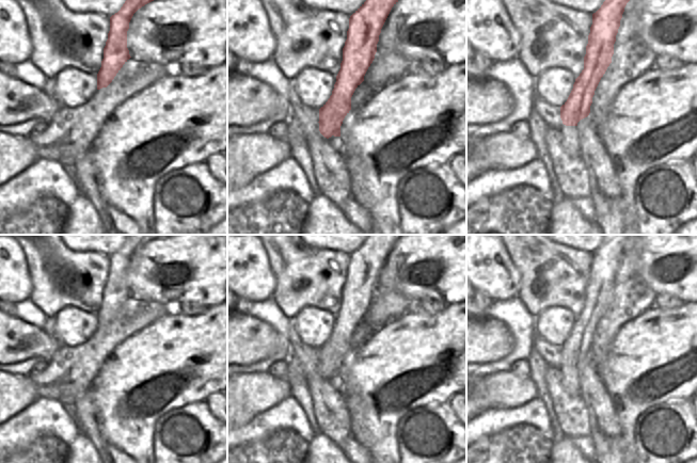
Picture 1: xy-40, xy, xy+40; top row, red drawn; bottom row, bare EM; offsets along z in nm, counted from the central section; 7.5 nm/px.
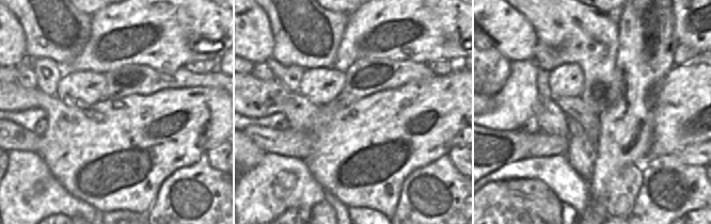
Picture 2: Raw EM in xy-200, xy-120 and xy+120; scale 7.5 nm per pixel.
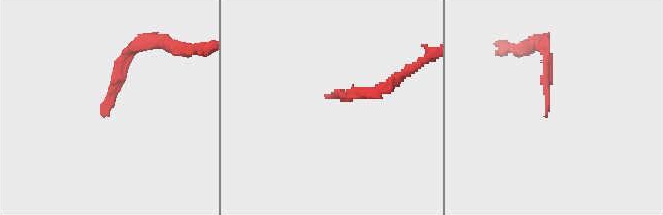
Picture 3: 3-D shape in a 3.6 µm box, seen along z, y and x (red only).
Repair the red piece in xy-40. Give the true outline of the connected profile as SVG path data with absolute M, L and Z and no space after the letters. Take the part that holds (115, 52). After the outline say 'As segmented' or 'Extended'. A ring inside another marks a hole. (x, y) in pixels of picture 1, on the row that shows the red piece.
M126 0L121 10L110 17L110 31L97 74L97 90L107 87L131 58L127 48L129 22L139 9L152 1L154 0Z. As segmented.

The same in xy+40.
M605 0L592 14L584 69L575 79L567 101L560 107L563 146L574 158L580 156L577 123L589 115L595 91L612 63L616 35L629 1Z. Extended.

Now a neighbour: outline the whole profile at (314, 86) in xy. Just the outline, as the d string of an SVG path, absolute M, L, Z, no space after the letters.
M303 68L291 80L300 100L307 107L320 109L332 95L336 77L318 68Z

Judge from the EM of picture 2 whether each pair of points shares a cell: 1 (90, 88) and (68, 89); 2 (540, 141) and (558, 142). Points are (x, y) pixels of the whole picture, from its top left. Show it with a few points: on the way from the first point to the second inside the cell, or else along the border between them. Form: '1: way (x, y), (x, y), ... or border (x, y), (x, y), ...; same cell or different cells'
1: way (84, 88), (74, 89); same cell
2: way (544, 142), (554, 142); same cell

